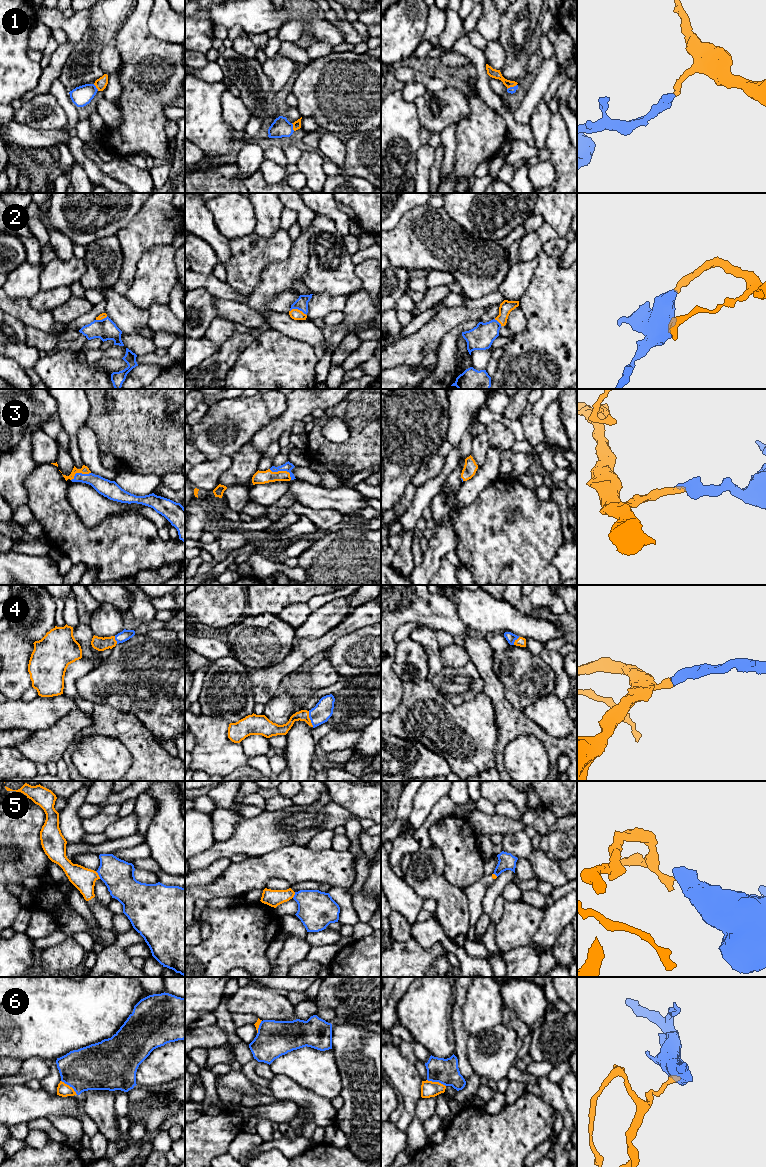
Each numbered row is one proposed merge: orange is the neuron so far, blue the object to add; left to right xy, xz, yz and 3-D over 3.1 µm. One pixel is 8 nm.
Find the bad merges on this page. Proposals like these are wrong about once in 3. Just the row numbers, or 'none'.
5, 6

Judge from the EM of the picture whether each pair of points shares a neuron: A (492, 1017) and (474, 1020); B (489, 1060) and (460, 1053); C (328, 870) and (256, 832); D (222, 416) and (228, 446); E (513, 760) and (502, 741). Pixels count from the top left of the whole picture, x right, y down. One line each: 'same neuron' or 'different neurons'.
A: same neuron
B: different neurons
C: different neurons
D: same neuron
E: different neurons

